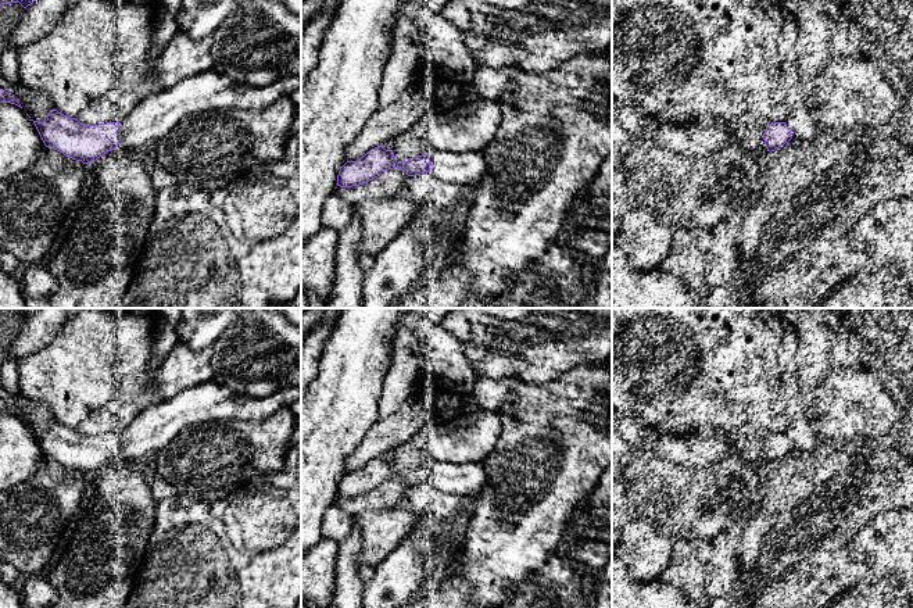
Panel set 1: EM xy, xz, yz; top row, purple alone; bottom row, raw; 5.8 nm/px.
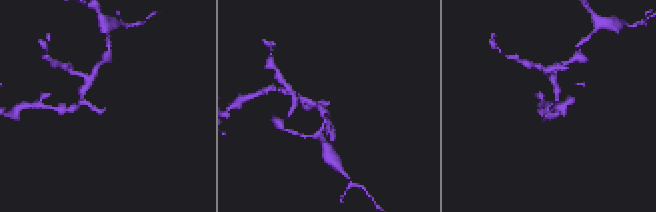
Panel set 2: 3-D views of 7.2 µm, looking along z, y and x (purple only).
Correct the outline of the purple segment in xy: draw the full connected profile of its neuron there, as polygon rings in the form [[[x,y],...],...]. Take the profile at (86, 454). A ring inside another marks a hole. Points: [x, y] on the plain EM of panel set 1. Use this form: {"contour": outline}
{"contour": [[[210,380],[146,407],[121,433],[85,436],[51,421],[43,433],[33,434],[46,458],[89,475],[115,458],[146,461],[189,425],[226,419],[262,421],[300,400],[301,387],[287,386],[264,398],[253,398]]]}

